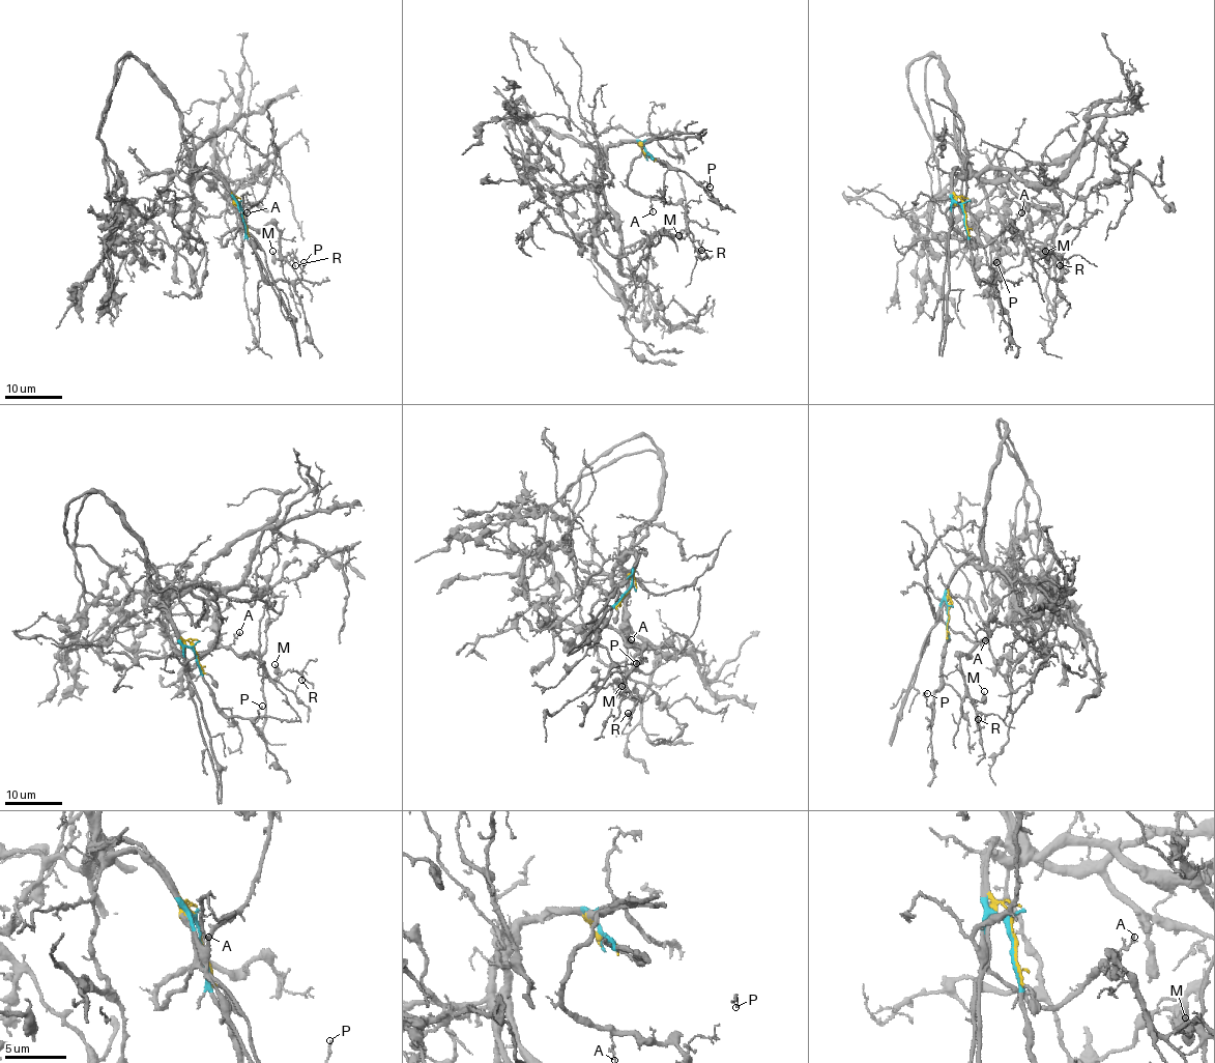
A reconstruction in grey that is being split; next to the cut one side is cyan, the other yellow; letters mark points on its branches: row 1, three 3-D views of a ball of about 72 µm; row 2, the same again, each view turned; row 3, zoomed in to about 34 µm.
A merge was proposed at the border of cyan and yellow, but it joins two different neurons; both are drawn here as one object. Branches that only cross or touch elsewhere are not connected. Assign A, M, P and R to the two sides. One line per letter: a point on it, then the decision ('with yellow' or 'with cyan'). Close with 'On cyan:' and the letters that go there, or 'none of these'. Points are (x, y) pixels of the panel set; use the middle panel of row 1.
A: (653, 211) | with yellow
M: (678, 235) | with yellow
P: (710, 187) | with cyan
R: (701, 250) | with yellow
On cyan: P

